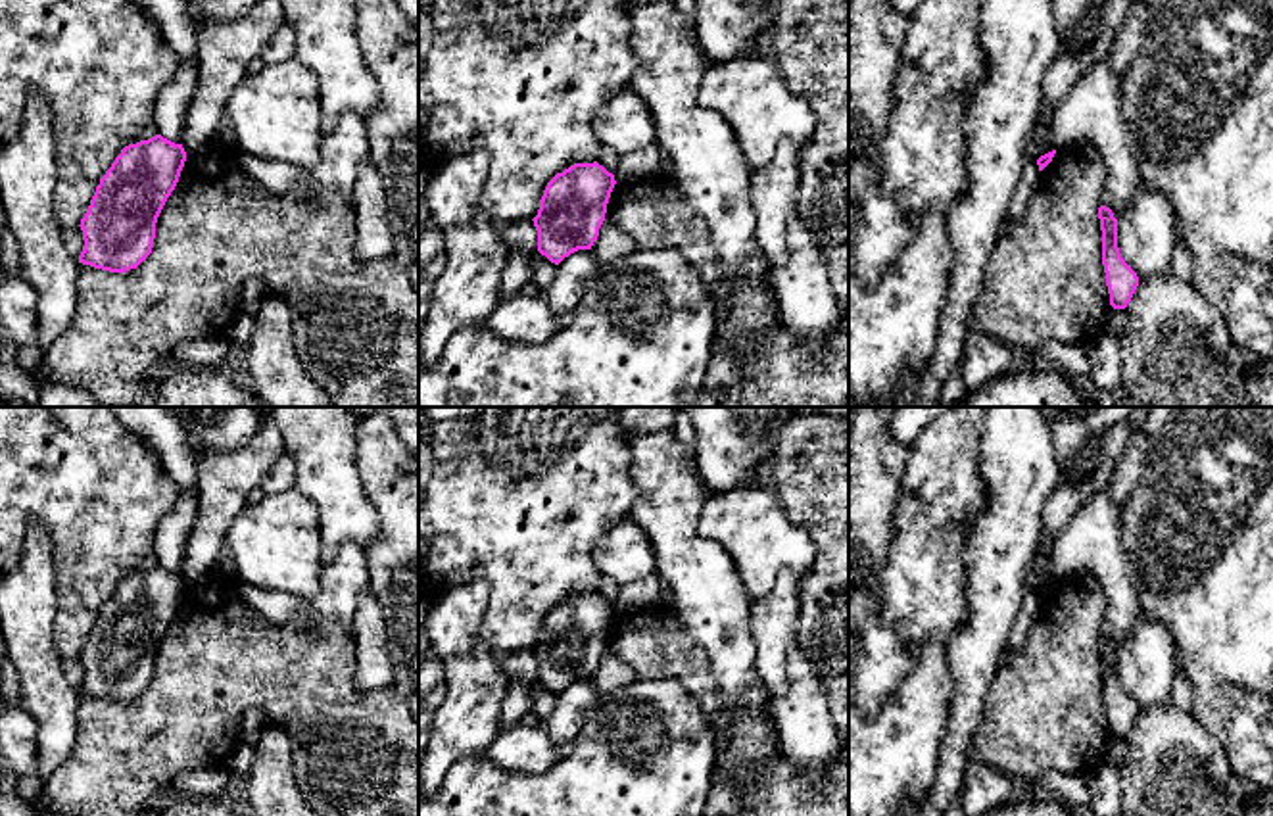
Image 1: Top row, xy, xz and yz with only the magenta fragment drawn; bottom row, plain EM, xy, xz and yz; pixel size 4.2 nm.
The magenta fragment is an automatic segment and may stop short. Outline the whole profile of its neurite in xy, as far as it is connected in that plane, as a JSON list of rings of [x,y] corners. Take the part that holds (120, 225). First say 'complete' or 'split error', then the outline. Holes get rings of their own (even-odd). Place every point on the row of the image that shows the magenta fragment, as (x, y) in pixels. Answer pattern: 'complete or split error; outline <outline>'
complete; outline [[[161,134],[125,146],[100,179],[81,219],[84,246],[79,263],[109,273],[125,273],[146,261],[154,248],[157,217],[179,182],[184,161],[182,144],[175,144]]]

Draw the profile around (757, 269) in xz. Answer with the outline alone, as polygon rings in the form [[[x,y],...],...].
[[[757,246],[749,261],[741,267],[743,280],[751,284],[772,284],[770,282],[770,261],[764,257],[762,250]]]

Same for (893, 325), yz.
[[[922,0],[908,17],[895,77],[895,106],[885,132],[872,138],[856,123],[849,123],[849,161],[872,161],[879,169],[881,194],[895,198],[918,221],[916,236],[895,263],[874,286],[864,286],[853,261],[858,209],[849,198],[849,403],[856,401],[860,407],[891,401],[904,372],[920,369],[937,348],[952,265],[947,211],[968,188],[968,102],[987,77],[979,8],[981,0]]]

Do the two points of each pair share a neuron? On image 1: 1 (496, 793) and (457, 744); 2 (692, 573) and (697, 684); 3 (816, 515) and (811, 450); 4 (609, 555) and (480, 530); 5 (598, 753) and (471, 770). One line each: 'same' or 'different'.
1: different
2: different
3: same
4: different
5: same

